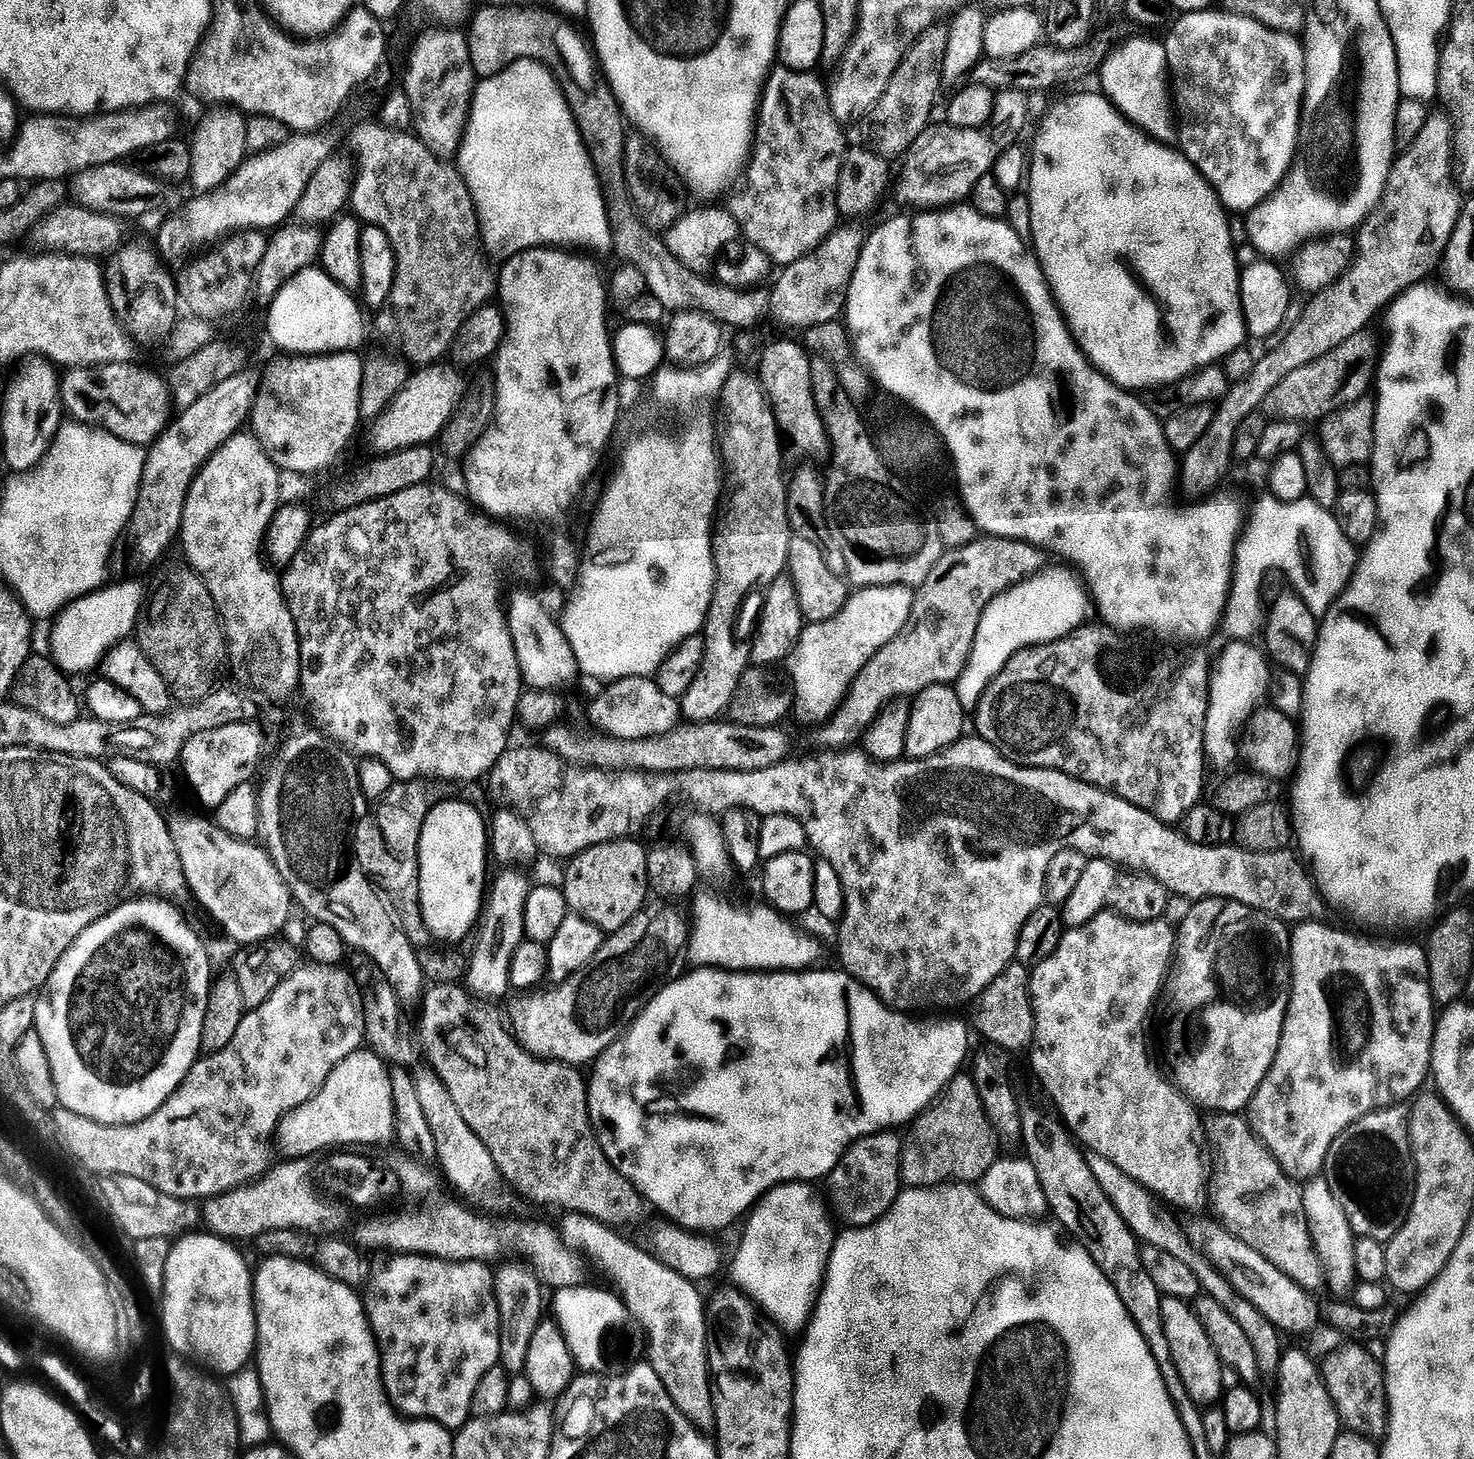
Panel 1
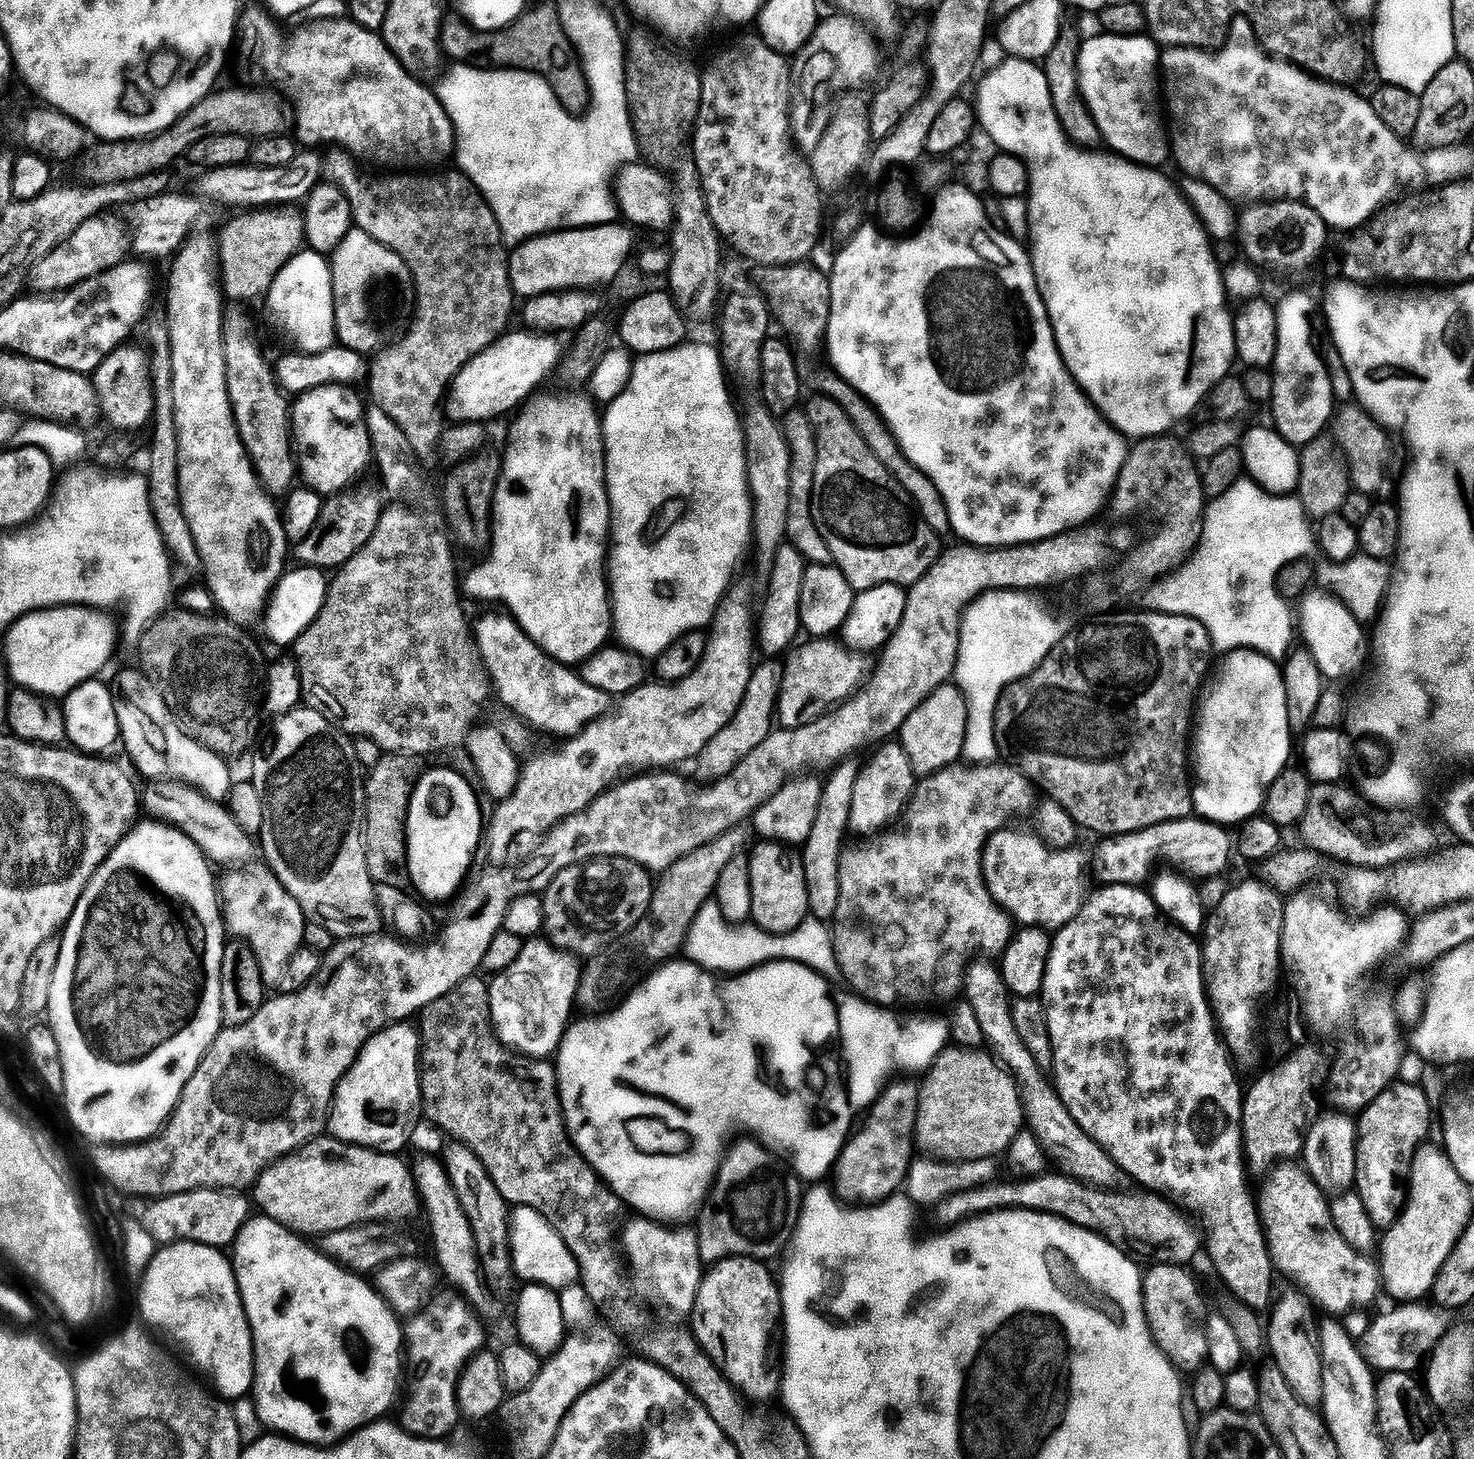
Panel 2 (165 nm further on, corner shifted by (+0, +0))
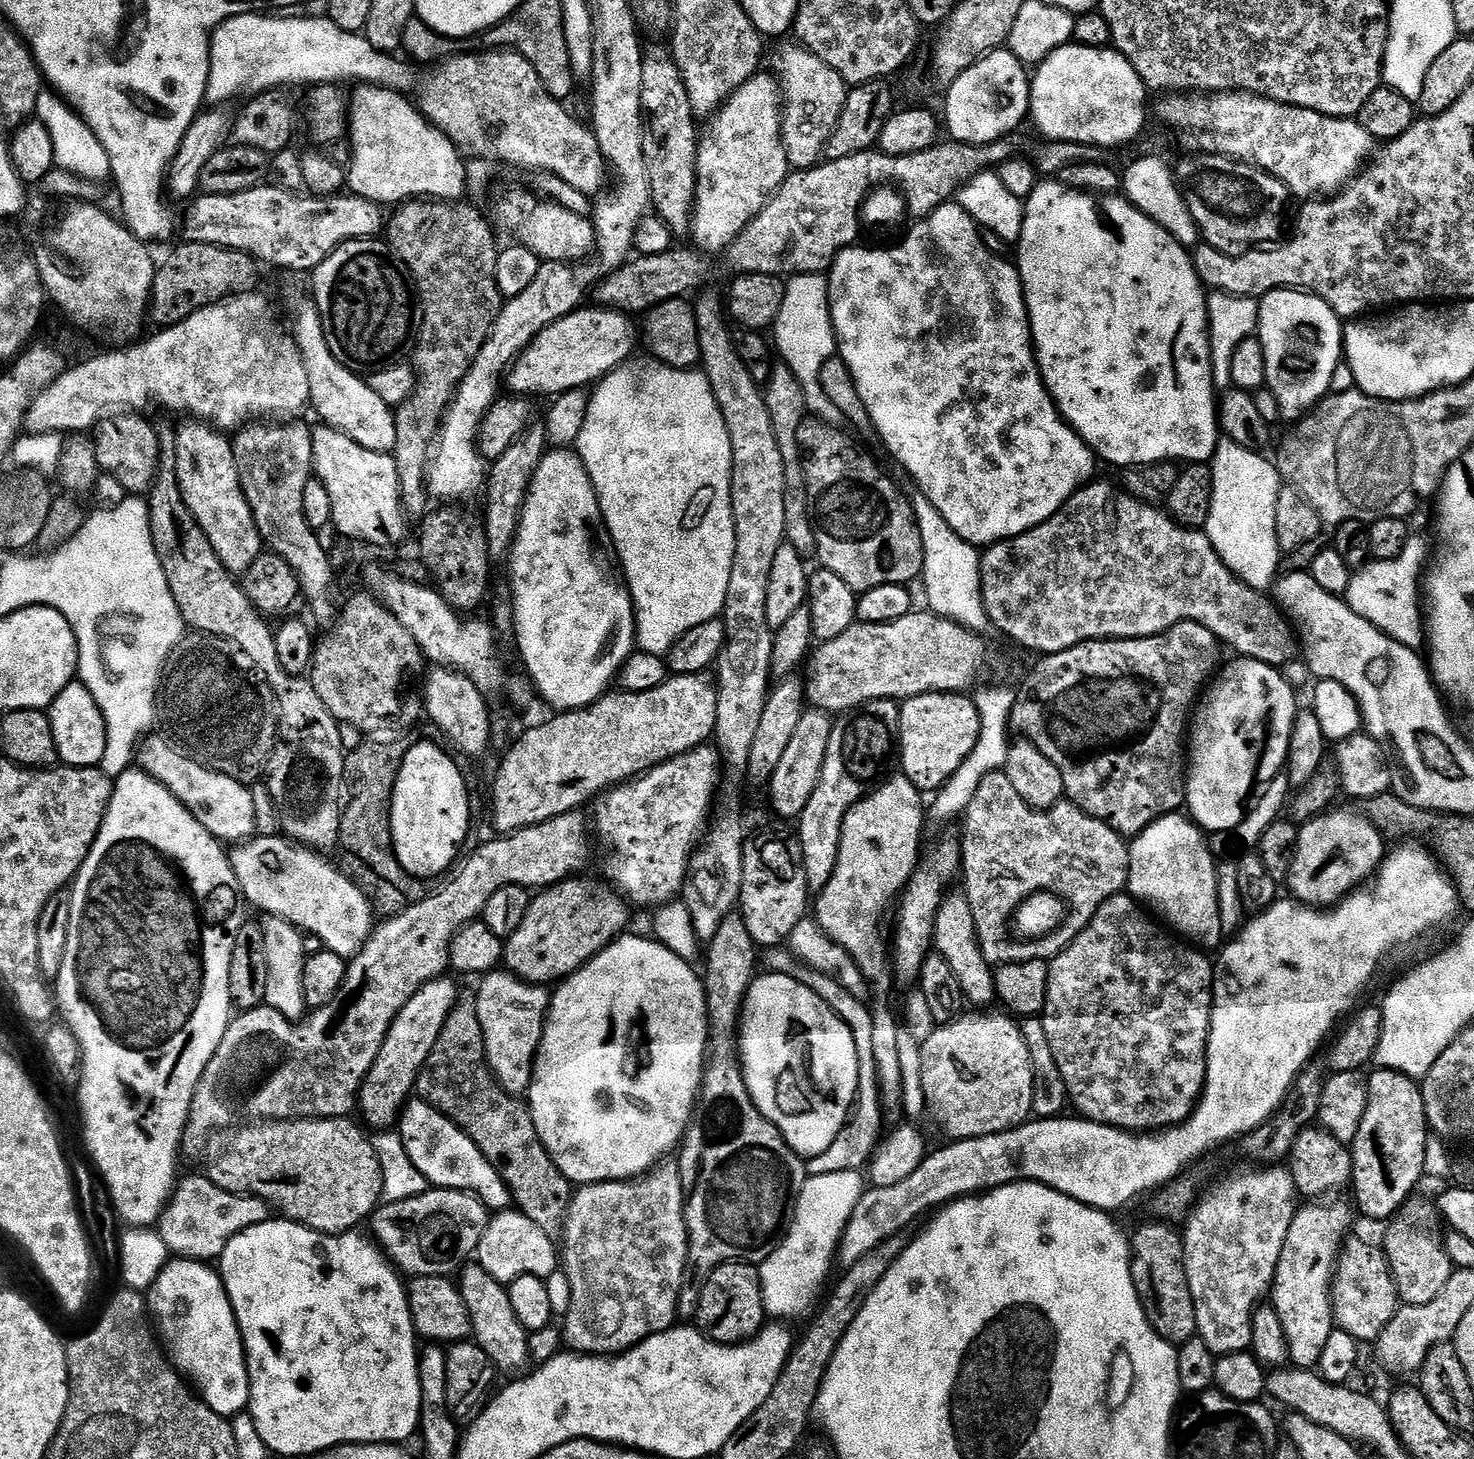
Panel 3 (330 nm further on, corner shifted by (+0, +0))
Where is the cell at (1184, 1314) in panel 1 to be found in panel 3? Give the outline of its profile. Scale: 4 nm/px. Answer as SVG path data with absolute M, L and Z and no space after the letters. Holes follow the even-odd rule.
M1168 1222L1144 1224L1131 1237L1132 1277L1153 1329L1165 1340L1183 1346L1197 1335L1196 1300L1188 1285L1188 1265L1184 1258L1184 1237Z

